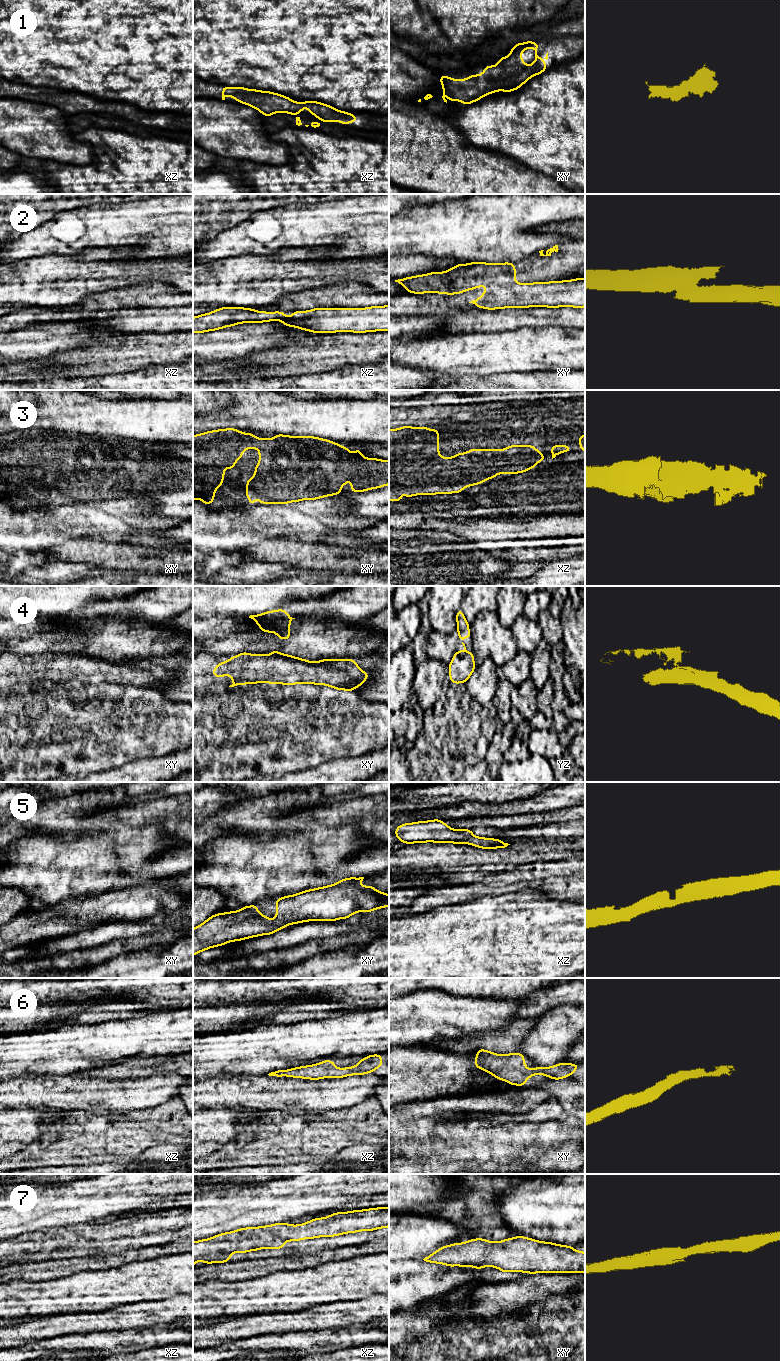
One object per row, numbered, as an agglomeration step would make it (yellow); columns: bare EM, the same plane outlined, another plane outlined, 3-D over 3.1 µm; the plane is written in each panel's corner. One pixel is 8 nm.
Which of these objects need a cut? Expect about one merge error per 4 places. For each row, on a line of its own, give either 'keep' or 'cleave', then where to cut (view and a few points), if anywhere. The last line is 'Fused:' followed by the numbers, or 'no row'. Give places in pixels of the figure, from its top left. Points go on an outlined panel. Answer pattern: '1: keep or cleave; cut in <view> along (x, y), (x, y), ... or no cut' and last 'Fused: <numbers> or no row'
1: keep; no cut
2: cleave; cut in xy along (514, 282), (508, 285), (489, 285)
3: keep; no cut
4: cleave; cut in yz along (457, 651), (461, 655), (466, 652)
5: keep; no cut
6: keep; no cut
7: keep; no cut
Fused: 2, 4

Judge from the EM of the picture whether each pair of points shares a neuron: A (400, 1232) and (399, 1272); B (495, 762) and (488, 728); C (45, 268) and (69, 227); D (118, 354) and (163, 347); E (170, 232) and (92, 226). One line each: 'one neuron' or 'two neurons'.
A: two neurons
B: two neurons
C: two neurons
D: one neuron
E: one neuron

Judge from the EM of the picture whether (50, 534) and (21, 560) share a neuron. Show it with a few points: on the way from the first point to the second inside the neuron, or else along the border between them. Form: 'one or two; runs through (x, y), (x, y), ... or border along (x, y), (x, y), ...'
one; runs through (41, 535), (37, 535), (21, 551)

